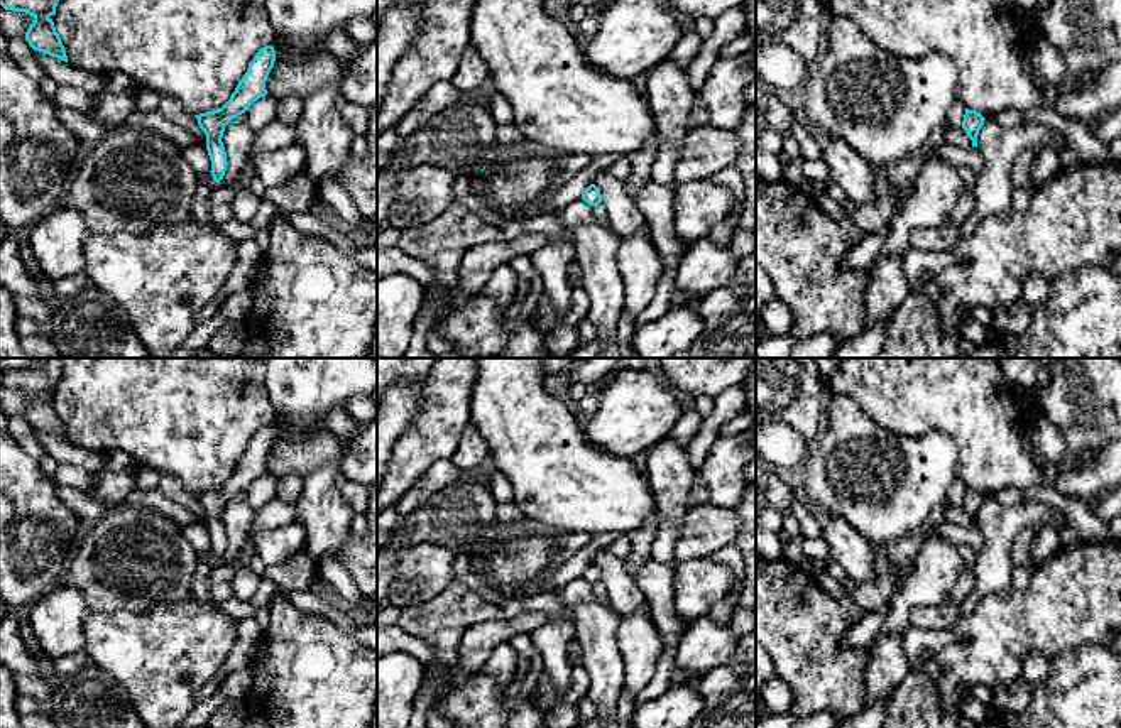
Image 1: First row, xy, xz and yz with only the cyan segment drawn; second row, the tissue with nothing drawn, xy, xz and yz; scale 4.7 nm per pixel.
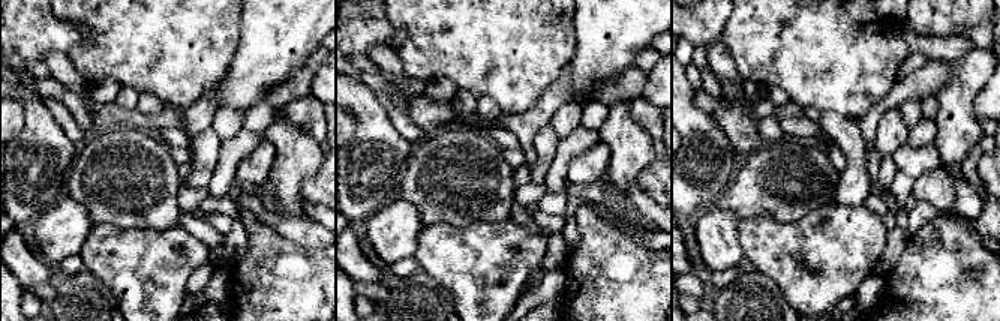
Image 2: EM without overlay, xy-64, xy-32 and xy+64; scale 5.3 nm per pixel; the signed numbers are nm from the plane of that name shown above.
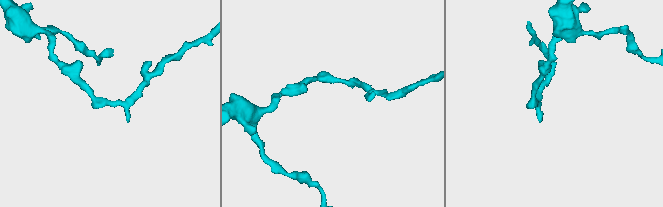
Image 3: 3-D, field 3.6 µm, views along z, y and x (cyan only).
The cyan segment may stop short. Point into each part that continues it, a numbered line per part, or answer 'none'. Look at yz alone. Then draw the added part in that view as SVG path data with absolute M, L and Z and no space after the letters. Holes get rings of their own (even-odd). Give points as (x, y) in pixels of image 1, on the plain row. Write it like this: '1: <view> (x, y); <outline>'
none

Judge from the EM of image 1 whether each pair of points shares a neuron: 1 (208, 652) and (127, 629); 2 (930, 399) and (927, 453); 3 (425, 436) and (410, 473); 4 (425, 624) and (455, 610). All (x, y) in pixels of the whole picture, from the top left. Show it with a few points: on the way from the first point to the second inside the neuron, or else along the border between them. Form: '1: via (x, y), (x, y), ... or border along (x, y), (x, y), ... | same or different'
1: via (188, 649), (147, 649) | same
2: border along (890, 429), (910, 436), (944, 431), (957, 460) | different
3: via (421, 445), (411, 456), (410, 465) | same
4: via (431, 620), (442, 620), (448, 615) | same

